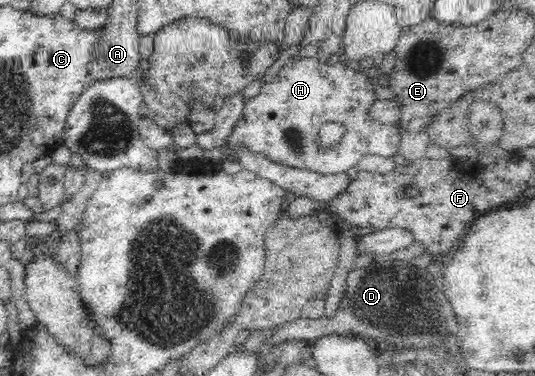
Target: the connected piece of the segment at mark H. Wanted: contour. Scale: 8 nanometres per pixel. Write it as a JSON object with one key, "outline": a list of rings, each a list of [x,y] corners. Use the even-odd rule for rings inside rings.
{"outline":[[[316,57],[291,59],[279,69],[279,73],[269,83],[261,86],[259,95],[245,101],[238,123],[226,139],[226,144],[230,147],[228,151],[246,147],[249,151],[262,153],[271,161],[282,163],[287,167],[308,169],[323,175],[346,173],[348,169],[358,165],[358,161],[365,155],[395,157],[399,154],[401,131],[397,126],[381,124],[369,116],[368,109],[375,100],[377,99],[373,94],[369,77],[363,75],[359,67],[353,68],[351,63],[344,59],[336,59],[330,63],[321,63]],[[330,122],[345,125],[345,135],[339,144],[325,153],[319,151],[319,129]]]}

